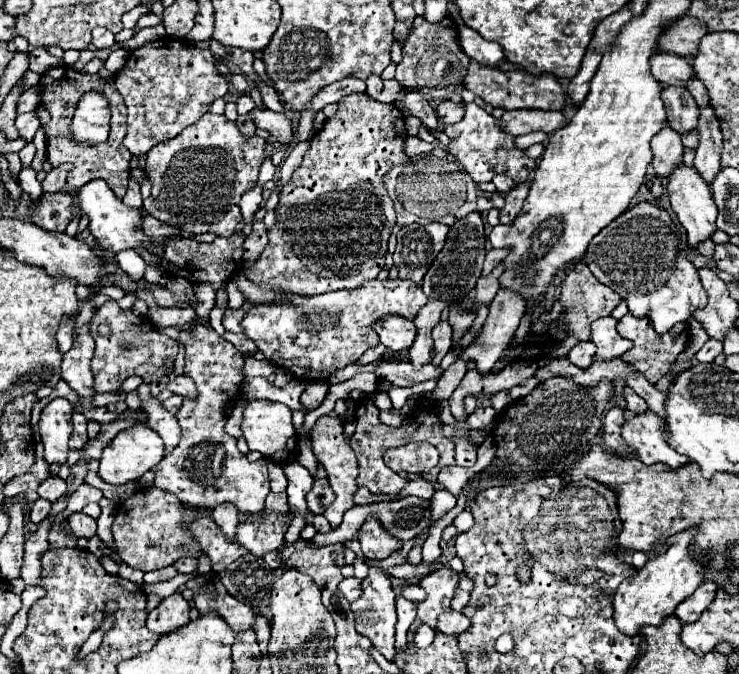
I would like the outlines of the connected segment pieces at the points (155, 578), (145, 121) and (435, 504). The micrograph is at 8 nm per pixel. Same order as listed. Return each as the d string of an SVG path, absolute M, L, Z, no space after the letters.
M164 567L164 569L158 569L158 571L144 573L144 583L160 583L160 581L168 581L176 575L178 575L178 571L174 567Z
M162 37L152 43L144 43L140 49L130 51L126 65L116 75L116 89L124 97L128 107L128 133L124 147L136 155L146 155L154 145L174 139L182 129L196 123L204 113L210 111L210 105L228 93L228 79L216 71L216 57L210 49L200 49L184 39Z
M442 489L442 491L436 491L434 493L434 497L430 499L430 505L432 505L432 523L434 523L440 515L444 515L450 509L454 509L456 497L450 491L444 491Z

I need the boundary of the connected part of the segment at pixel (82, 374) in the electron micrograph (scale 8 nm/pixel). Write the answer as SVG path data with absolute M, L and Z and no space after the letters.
M82 305L74 323L74 345L68 353L64 353L62 363L62 379L82 397L84 407L92 407L92 371L90 359L94 351L94 339L88 335L90 319L94 315L94 305Z

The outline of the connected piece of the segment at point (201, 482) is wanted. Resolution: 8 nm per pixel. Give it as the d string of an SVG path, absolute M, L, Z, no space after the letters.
M198 325L194 331L182 331L180 341L182 341L182 345L186 349L184 373L196 383L198 399L194 399L194 401L184 399L180 411L176 413L176 419L178 419L180 429L182 429L182 441L170 455L166 455L158 463L160 469L152 469L154 475L156 475L154 485L174 493L184 505L190 505L190 507L216 507L216 505L222 505L222 503L232 503L242 513L262 511L264 509L264 497L270 493L270 479L268 479L266 461L260 459L256 463L250 463L238 451L236 439L226 435L226 431L224 431L224 423L228 419L226 409L236 403L238 391L242 387L242 381L244 381L244 375L242 375L244 357L238 353L238 349L232 343L224 341L212 327Z

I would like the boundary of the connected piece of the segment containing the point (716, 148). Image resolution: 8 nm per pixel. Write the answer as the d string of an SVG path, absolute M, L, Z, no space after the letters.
M712 107L700 109L698 133L700 133L700 147L696 151L694 167L702 175L702 179L710 185L710 179L714 179L714 175L718 175L720 171L720 153L722 153L720 121L712 111Z

